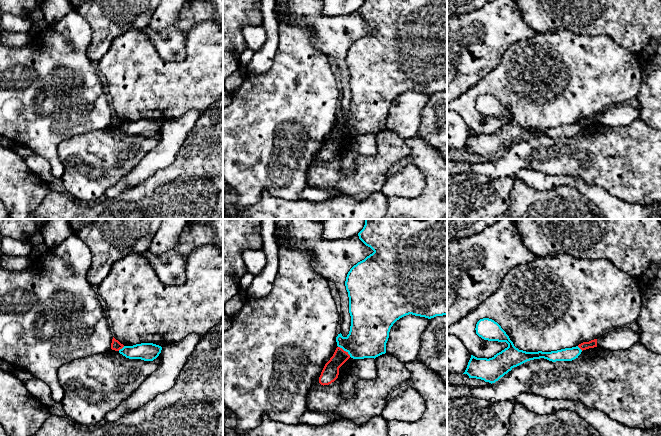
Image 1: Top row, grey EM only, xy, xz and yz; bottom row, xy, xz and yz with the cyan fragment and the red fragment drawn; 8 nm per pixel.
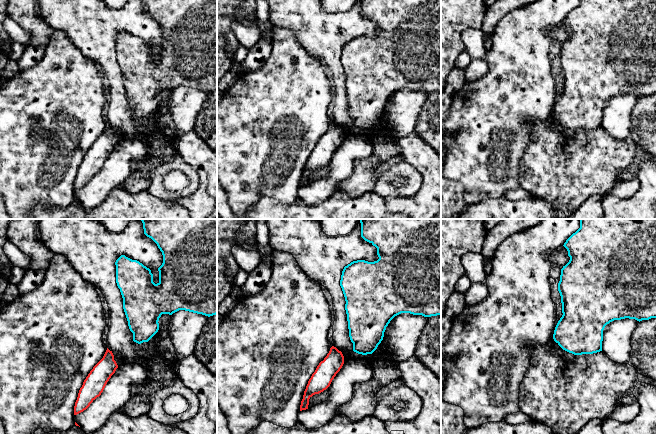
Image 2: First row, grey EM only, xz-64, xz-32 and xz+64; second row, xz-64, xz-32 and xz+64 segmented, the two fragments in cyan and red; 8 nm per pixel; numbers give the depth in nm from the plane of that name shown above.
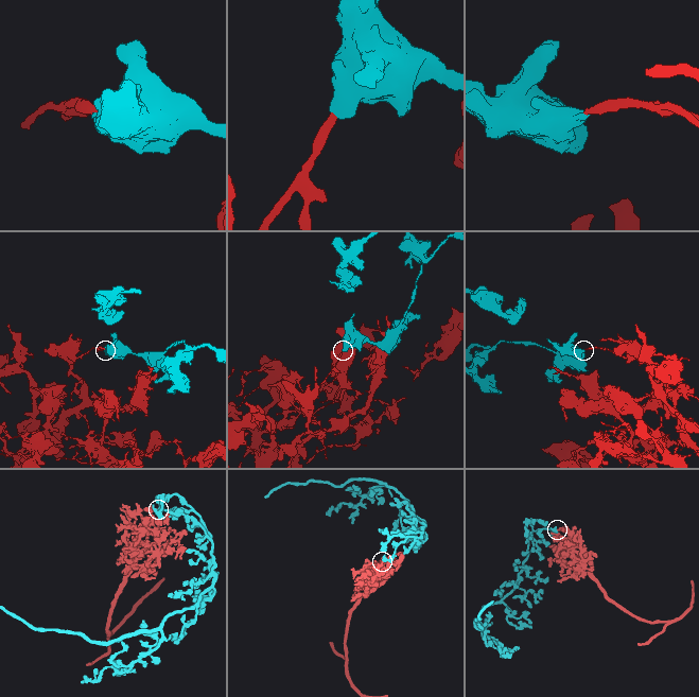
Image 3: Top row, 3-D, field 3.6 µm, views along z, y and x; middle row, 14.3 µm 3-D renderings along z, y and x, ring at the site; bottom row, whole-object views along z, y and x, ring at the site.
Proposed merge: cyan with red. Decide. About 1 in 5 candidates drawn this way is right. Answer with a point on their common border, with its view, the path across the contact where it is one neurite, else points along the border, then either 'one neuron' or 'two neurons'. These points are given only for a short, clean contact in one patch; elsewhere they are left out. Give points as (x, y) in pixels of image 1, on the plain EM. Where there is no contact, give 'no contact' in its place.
meets cyan in xz at (344, 126); two neurons

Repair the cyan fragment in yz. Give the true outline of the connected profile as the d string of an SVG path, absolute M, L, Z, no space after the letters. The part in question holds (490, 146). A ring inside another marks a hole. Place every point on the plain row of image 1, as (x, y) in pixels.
M483 94L476 100L476 110L484 116L506 118L508 123L492 134L477 134L471 131L467 144L463 150L469 154L495 159L514 143L527 137L544 134L552 138L572 137L581 130L582 126L576 122L551 128L526 128L519 126L510 116L501 102L492 95Z

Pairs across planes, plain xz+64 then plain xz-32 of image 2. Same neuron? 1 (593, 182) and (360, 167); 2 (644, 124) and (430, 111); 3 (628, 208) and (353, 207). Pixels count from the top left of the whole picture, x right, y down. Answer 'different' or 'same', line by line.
1: same
2: same
3: different

